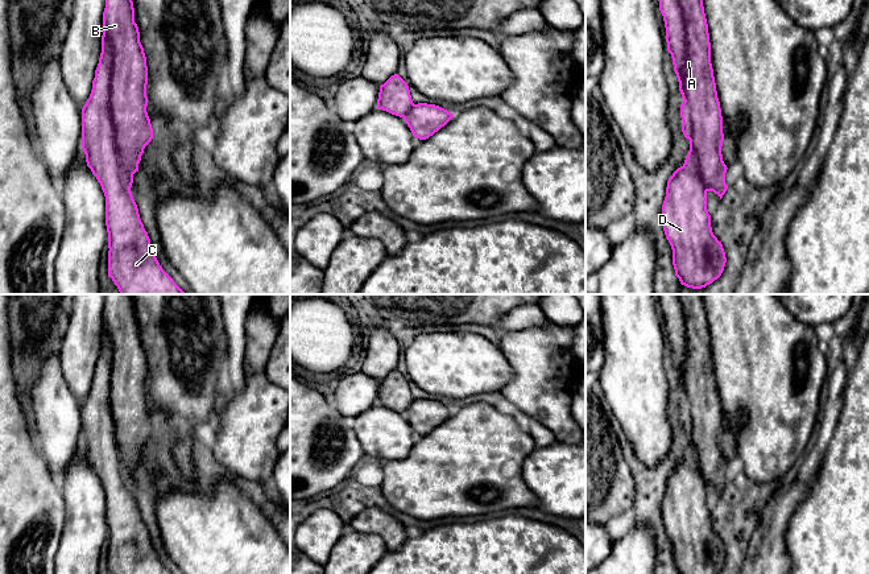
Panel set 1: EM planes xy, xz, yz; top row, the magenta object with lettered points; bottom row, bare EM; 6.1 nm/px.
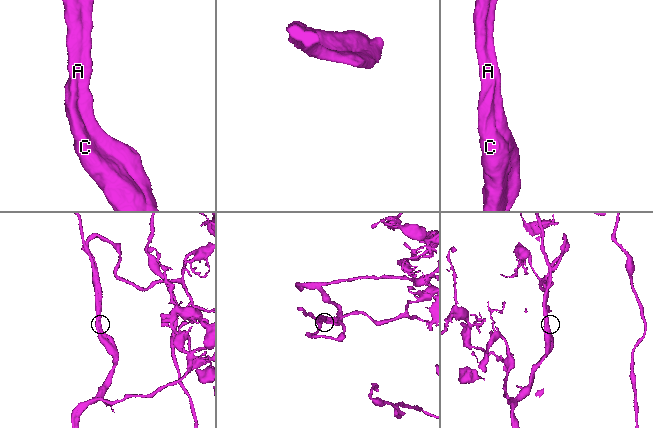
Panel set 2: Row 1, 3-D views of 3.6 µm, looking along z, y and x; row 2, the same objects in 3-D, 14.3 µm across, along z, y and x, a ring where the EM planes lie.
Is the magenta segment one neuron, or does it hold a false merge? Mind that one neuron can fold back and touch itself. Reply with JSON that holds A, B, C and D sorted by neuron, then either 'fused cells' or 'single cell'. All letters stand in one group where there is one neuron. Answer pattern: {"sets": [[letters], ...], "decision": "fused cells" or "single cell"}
{"sets": [["A", "B", "C", "D"]], "decision": "single cell"}

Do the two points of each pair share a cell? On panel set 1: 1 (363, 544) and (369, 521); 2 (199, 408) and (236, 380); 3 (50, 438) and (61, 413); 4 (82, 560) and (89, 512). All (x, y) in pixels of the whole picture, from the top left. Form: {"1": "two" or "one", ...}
{"1": "two", "2": "two", "3": "one", "4": "one"}

